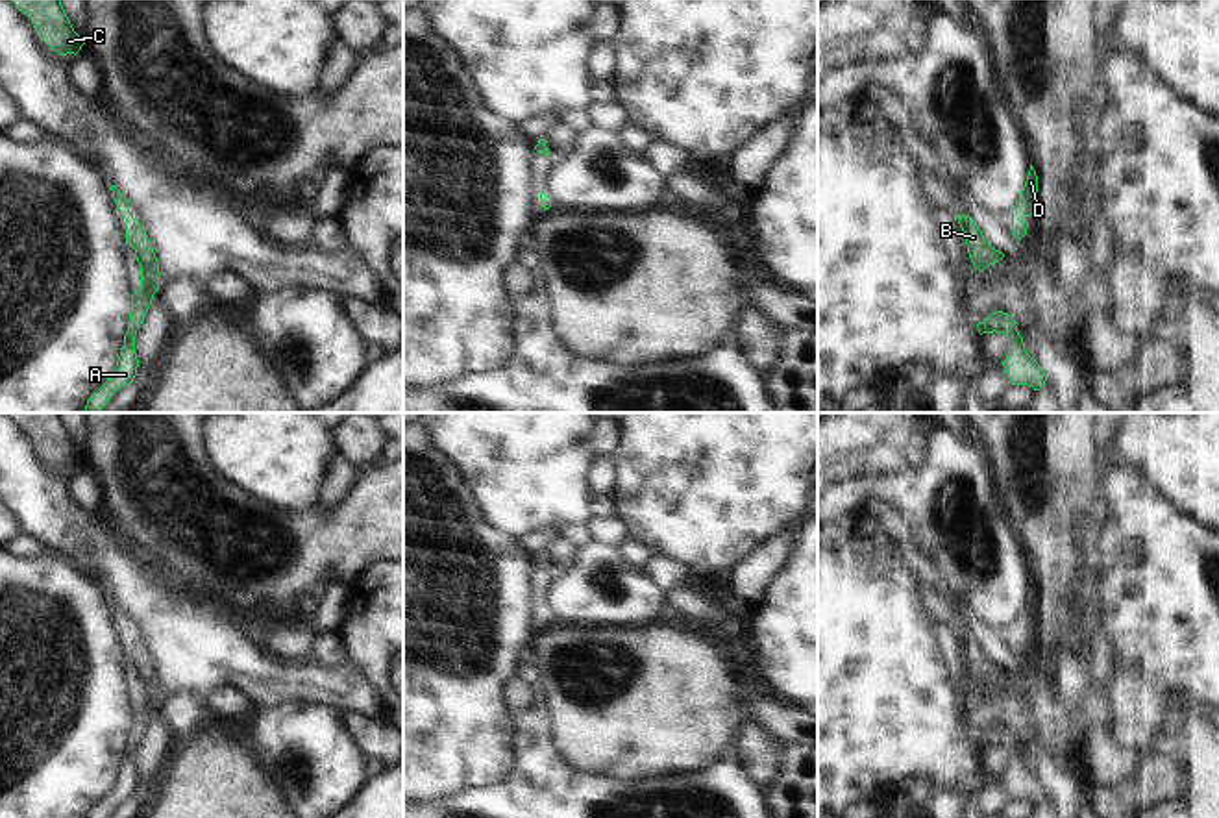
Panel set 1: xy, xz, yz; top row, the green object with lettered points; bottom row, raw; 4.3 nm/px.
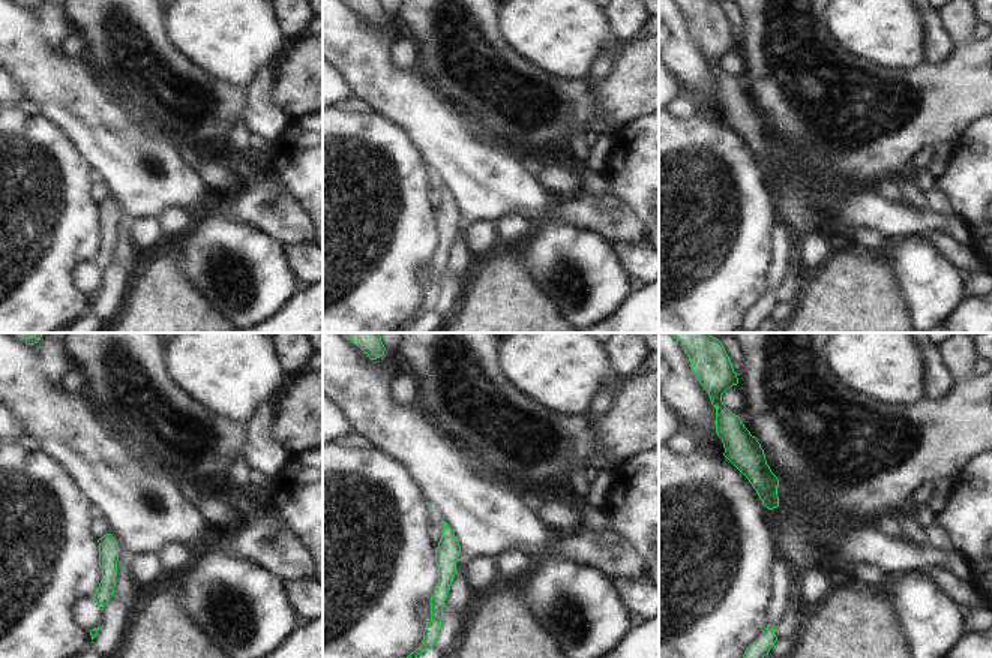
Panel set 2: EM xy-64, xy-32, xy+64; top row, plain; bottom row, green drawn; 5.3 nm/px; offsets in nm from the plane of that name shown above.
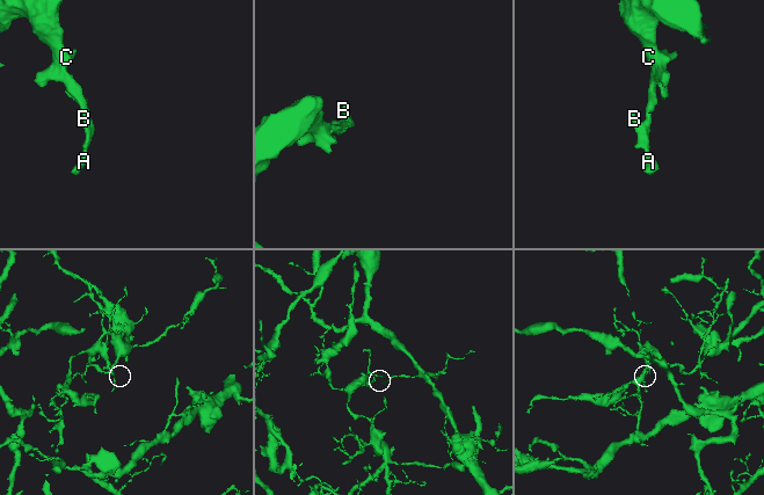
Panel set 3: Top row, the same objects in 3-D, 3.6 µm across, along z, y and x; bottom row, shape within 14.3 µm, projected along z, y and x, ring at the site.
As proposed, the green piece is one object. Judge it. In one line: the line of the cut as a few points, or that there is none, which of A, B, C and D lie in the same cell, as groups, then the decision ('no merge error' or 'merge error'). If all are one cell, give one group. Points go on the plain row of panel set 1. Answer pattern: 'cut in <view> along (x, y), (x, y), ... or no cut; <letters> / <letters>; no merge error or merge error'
no cut; A B C D; no merge error

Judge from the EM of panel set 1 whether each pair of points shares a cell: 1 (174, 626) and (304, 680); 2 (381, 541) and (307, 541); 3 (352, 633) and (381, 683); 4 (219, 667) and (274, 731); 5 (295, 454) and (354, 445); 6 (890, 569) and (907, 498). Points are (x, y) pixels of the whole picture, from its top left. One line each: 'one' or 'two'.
1: one
2: one
3: one
4: two
5: two
6: two

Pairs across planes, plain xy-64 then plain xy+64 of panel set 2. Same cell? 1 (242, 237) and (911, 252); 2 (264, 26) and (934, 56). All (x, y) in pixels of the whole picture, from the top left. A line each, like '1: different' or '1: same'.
1: same
2: different

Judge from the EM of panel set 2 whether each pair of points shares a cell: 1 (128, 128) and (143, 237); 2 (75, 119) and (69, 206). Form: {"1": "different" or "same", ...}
{"1": "different", "2": "different"}

